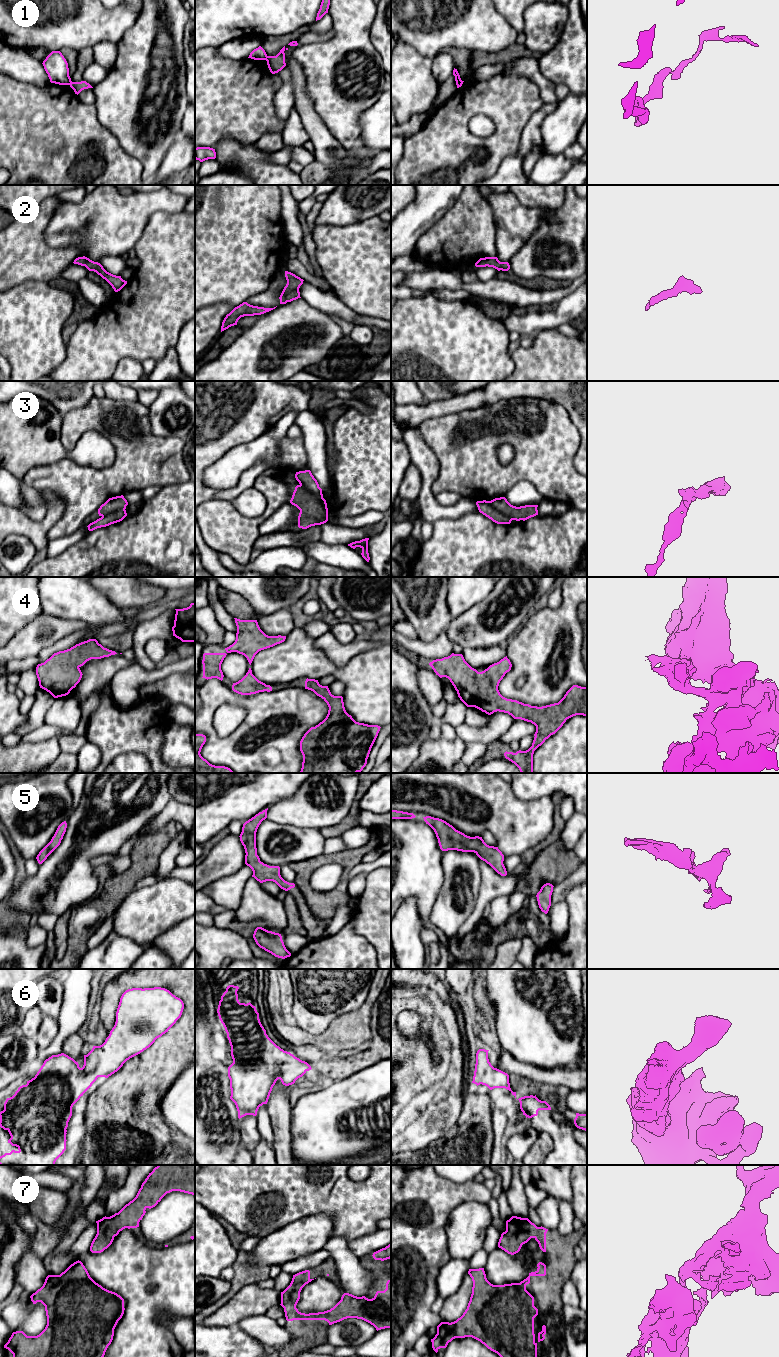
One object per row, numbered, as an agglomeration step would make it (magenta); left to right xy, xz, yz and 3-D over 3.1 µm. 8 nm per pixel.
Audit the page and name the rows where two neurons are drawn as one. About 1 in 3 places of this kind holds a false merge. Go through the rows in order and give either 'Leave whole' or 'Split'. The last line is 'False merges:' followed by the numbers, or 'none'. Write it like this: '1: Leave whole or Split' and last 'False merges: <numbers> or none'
1: Split
2: Leave whole
3: Split
4: Leave whole
5: Leave whole
6: Leave whole
7: Leave whole
False merges: 1, 3

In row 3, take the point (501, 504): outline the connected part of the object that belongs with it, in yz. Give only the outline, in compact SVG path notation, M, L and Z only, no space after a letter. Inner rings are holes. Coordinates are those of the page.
M505 497L491 500L491 505L502 514L510 517L512 520L527 520L538 515L538 505L525 505L516 507L511 505Z

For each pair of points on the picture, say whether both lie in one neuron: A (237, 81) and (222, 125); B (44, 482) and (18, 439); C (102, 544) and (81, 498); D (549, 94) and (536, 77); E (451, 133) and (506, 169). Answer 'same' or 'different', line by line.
A: same
B: different
C: different
D: same
E: different

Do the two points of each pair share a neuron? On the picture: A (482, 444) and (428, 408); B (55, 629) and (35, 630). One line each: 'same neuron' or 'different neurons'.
A: different neurons
B: same neuron

